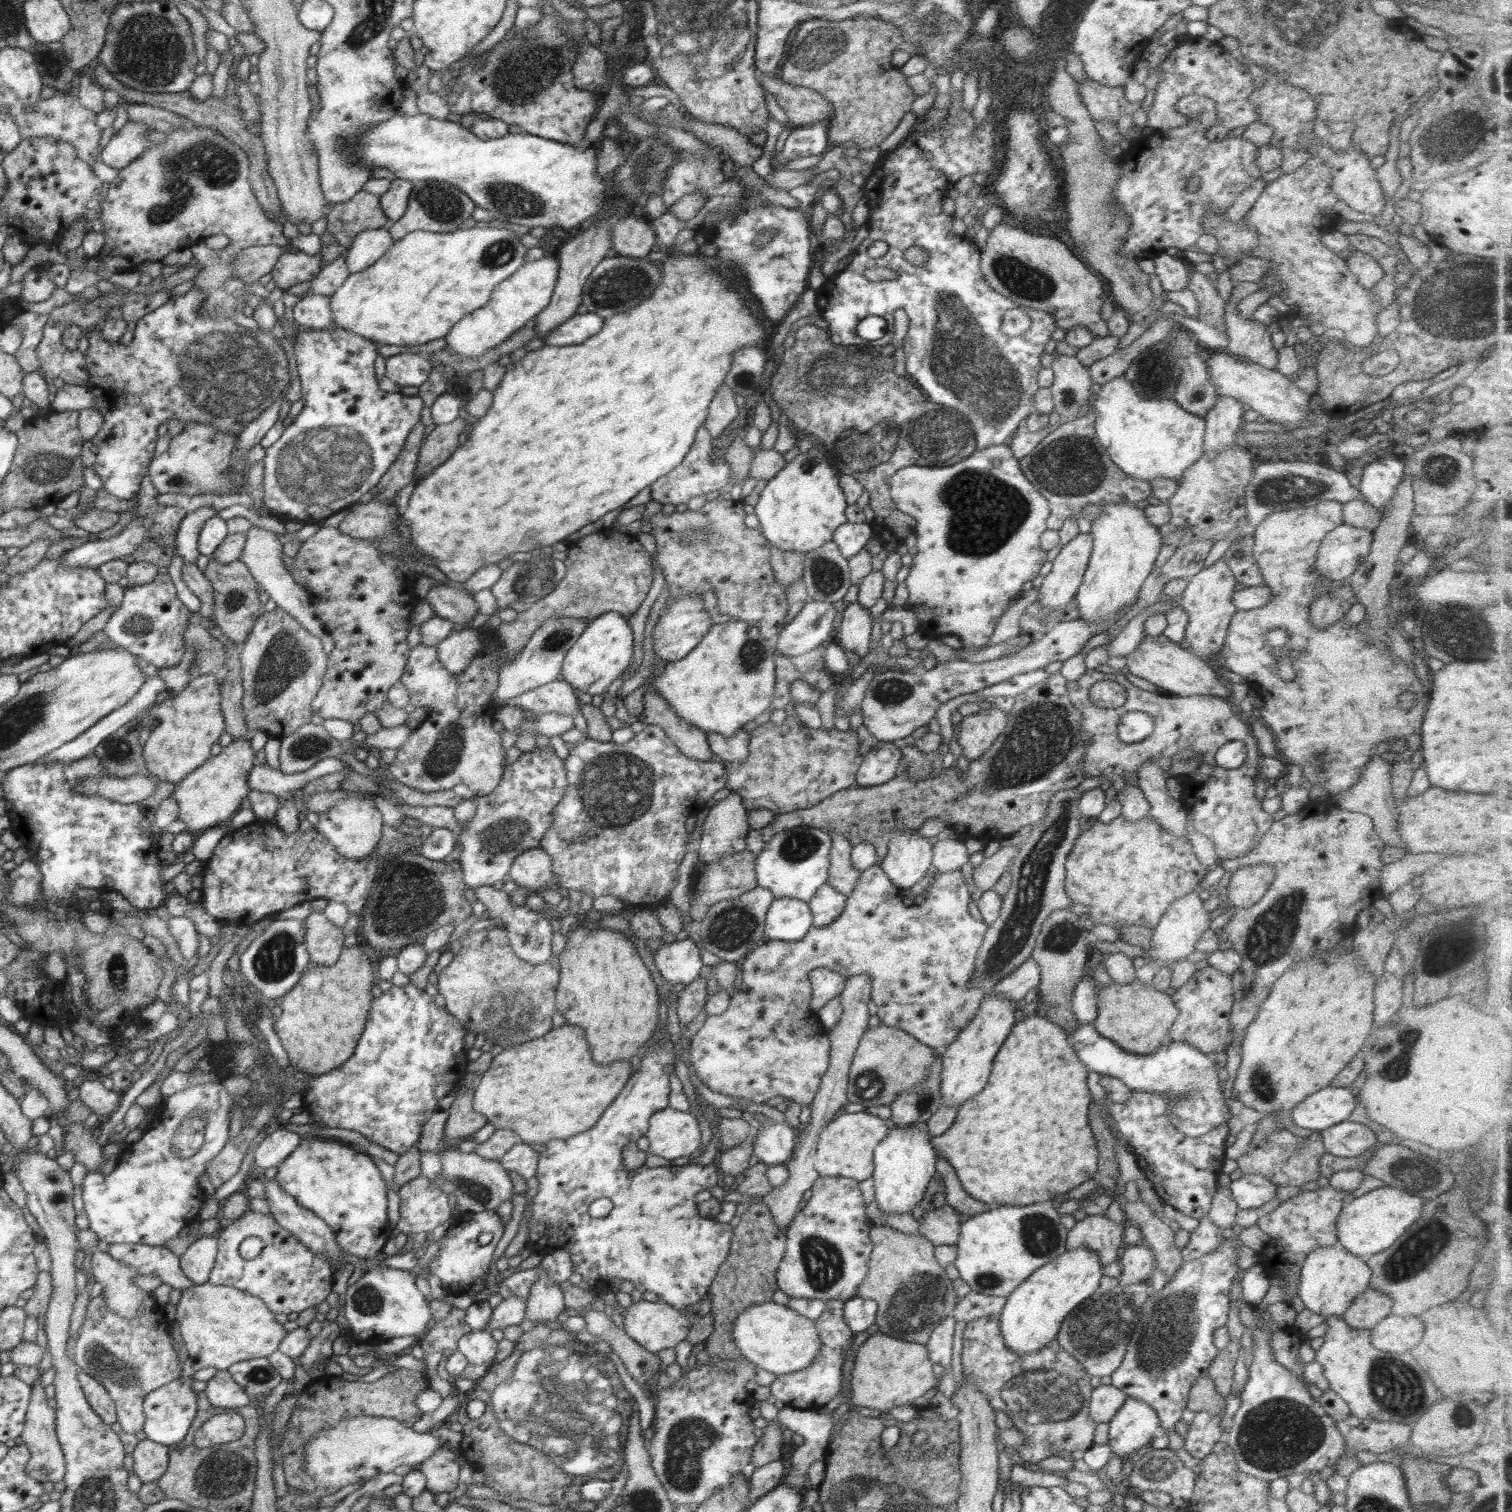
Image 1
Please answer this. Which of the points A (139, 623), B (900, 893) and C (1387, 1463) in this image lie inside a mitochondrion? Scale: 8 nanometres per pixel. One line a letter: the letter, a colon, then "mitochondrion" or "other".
A: mitochondrion
B: other
C: other

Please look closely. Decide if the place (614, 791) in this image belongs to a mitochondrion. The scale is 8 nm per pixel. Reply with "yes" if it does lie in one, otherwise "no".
yes

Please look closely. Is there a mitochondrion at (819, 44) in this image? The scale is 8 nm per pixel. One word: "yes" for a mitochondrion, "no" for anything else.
yes

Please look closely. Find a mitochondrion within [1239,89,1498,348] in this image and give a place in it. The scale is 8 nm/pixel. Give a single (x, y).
(1454, 129)

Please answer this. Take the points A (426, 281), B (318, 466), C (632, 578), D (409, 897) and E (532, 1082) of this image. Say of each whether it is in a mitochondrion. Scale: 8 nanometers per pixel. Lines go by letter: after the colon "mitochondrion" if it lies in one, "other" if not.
A: other
B: mitochondrion
C: other
D: mitochondrion
E: other

